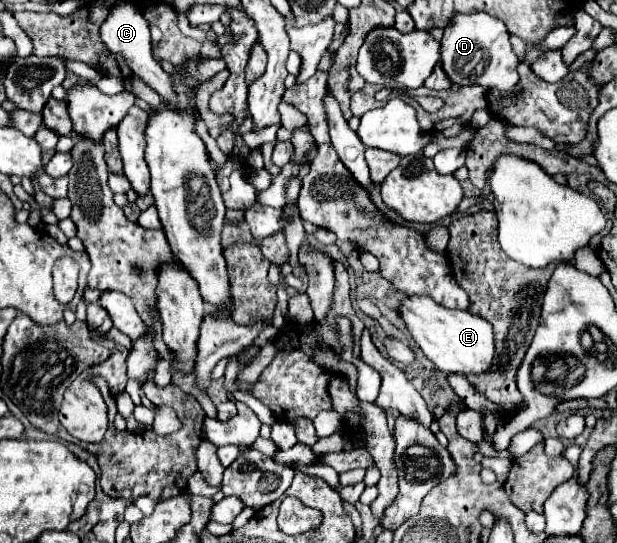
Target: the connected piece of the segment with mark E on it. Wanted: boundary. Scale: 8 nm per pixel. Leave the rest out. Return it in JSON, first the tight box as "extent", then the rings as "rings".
{"extent":[398,296,494,374],"rings":[[[402,296],[398,314],[424,356],[432,360],[438,370],[444,370],[444,374],[482,374],[490,370],[490,360],[494,356],[494,334],[490,324],[480,316],[474,316],[468,310],[444,308],[430,296]]]}

